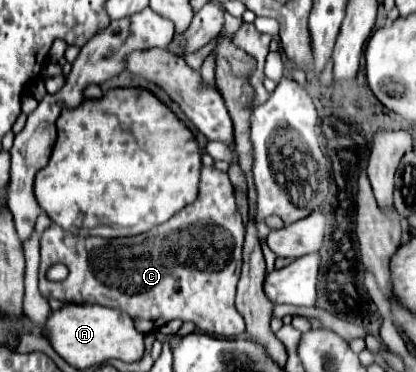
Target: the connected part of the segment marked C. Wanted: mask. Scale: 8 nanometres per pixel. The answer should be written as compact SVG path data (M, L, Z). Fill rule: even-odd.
M203 166L197 200L145 234L127 238L101 238L73 236L69 232L63 232L63 228L57 224L45 228L45 232L41 234L39 290L45 298L75 304L101 304L127 312L133 318L135 328L143 334L159 330L163 324L179 318L183 322L193 322L197 330L207 332L211 336L235 338L245 332L245 320L235 308L235 288L241 274L243 234L245 226L237 210L235 190L229 176L217 168ZM53 264L65 264L69 268L69 276L63 282L47 280L45 274Z

